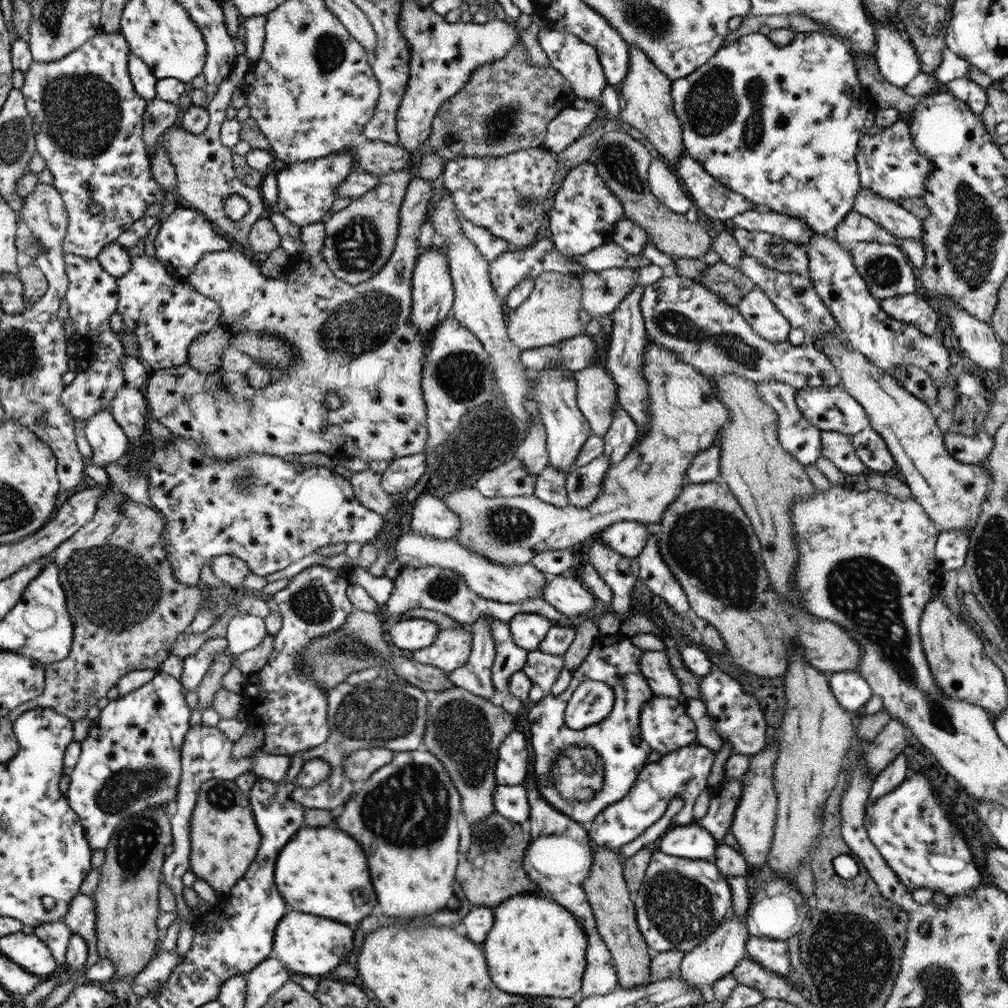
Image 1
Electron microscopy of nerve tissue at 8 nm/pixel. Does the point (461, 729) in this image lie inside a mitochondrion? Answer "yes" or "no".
yes

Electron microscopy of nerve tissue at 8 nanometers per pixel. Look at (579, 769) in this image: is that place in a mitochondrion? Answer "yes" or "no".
yes

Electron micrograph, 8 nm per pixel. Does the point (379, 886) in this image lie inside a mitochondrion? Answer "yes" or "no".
no

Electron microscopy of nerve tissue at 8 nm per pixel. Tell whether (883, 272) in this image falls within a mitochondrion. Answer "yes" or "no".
yes

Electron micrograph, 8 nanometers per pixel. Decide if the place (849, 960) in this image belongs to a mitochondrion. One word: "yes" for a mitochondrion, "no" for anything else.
yes

